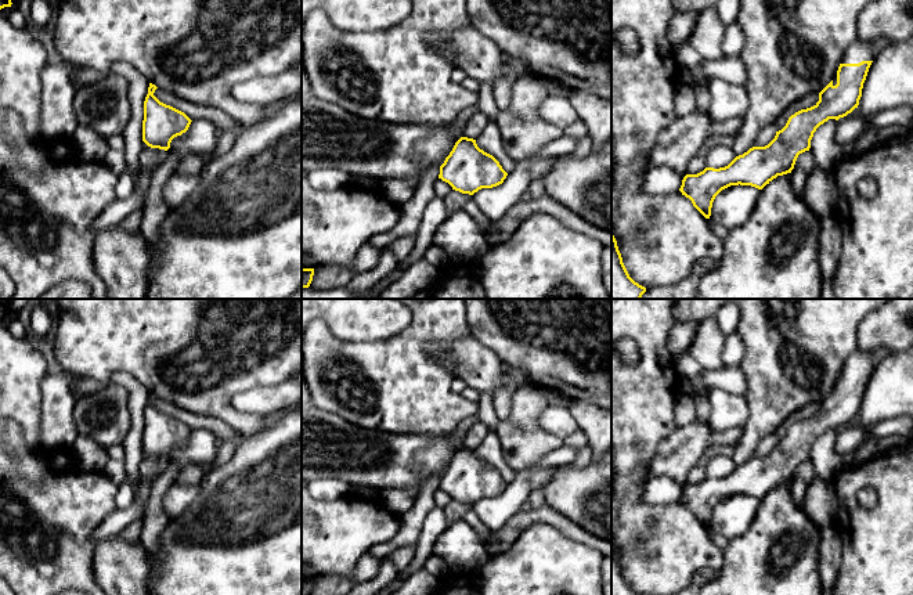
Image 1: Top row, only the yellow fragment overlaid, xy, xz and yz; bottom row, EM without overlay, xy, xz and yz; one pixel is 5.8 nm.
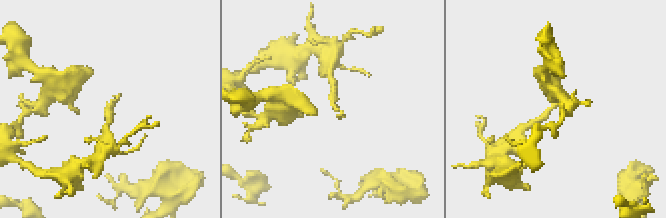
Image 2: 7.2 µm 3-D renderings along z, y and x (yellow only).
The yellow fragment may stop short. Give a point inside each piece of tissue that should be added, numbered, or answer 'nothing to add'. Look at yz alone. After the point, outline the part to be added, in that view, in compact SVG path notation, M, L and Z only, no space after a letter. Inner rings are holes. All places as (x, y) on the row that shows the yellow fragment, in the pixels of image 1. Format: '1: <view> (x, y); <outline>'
1: yz (858, 51); M859 39L845 50L842 64L859 64L862 61L874 61L874 58L887 47L885 40L878 40L874 44L869 44Z

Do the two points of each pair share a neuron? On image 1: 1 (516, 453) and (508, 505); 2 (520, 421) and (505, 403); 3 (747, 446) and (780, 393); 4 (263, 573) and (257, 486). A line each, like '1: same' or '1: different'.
1: different
2: different
3: same
4: same

